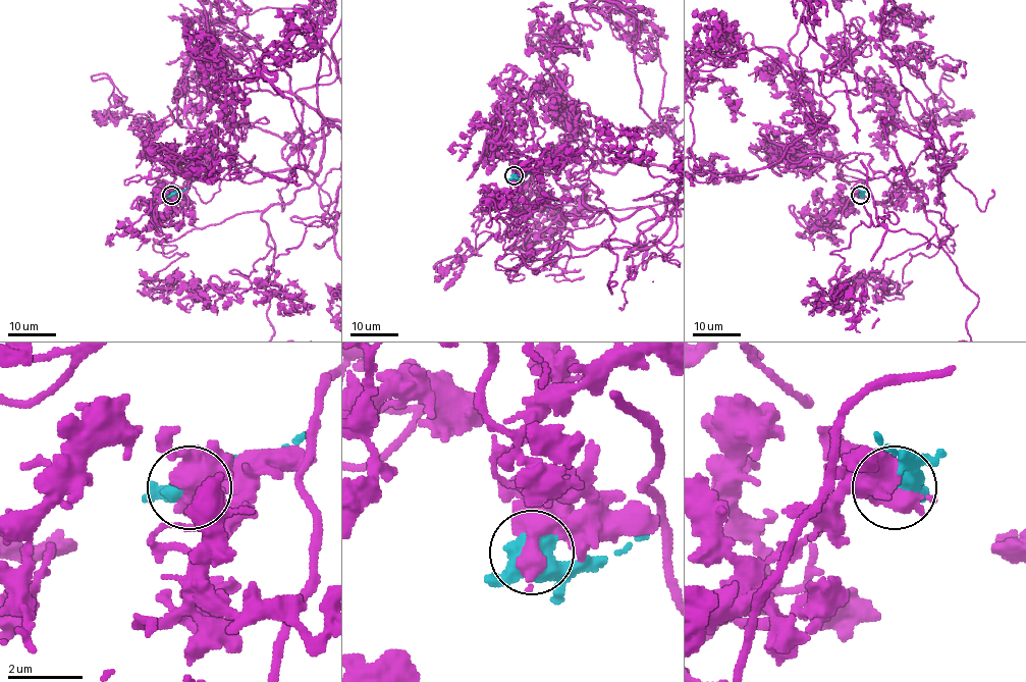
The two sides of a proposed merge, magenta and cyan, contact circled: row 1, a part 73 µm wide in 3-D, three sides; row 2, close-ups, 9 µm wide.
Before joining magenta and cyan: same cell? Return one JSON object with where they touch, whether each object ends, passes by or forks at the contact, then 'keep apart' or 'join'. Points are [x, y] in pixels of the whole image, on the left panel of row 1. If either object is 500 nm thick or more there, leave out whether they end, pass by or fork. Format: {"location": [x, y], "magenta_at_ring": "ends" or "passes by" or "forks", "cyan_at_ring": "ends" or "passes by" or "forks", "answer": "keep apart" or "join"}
{"location": [171, 195], "answer": "keep apart"}

